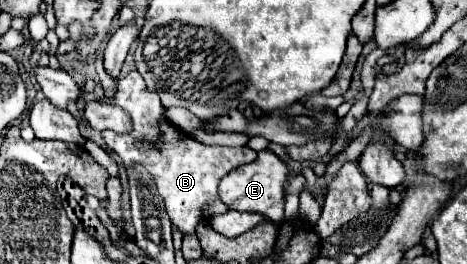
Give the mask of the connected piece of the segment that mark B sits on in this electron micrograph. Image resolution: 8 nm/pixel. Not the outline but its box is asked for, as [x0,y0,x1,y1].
[101,71,257,233]

